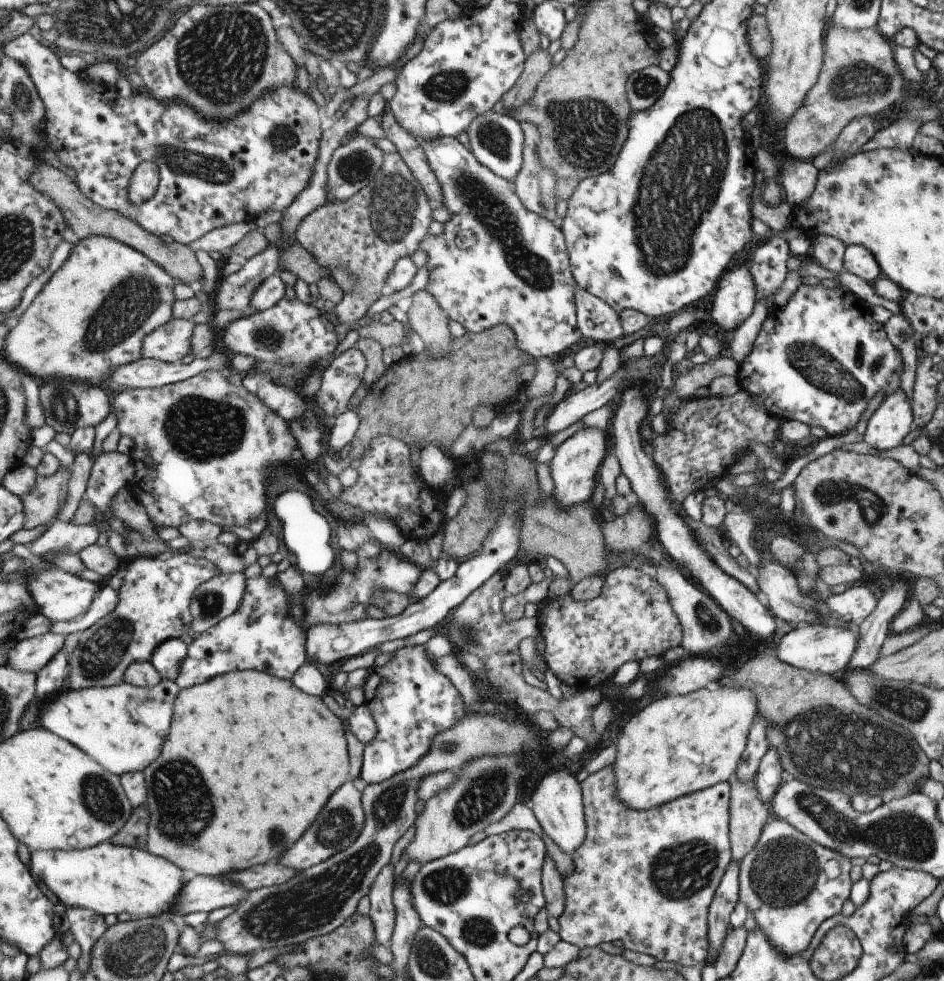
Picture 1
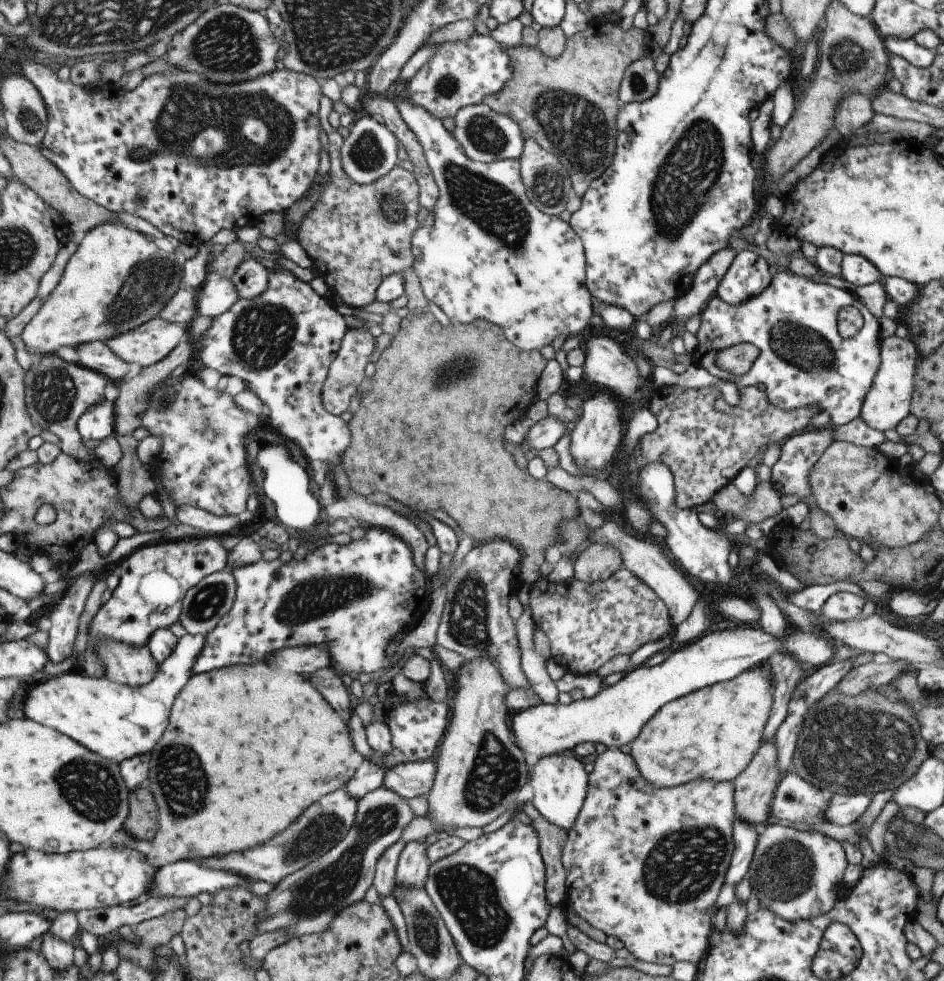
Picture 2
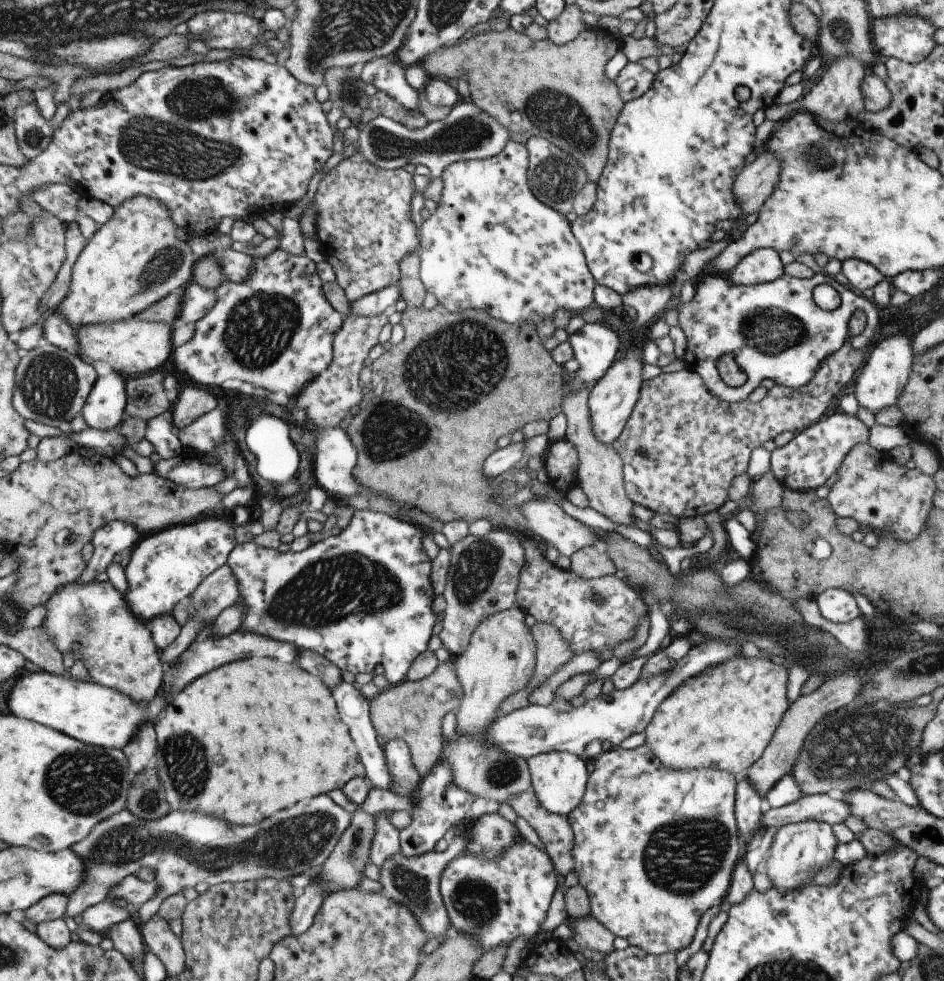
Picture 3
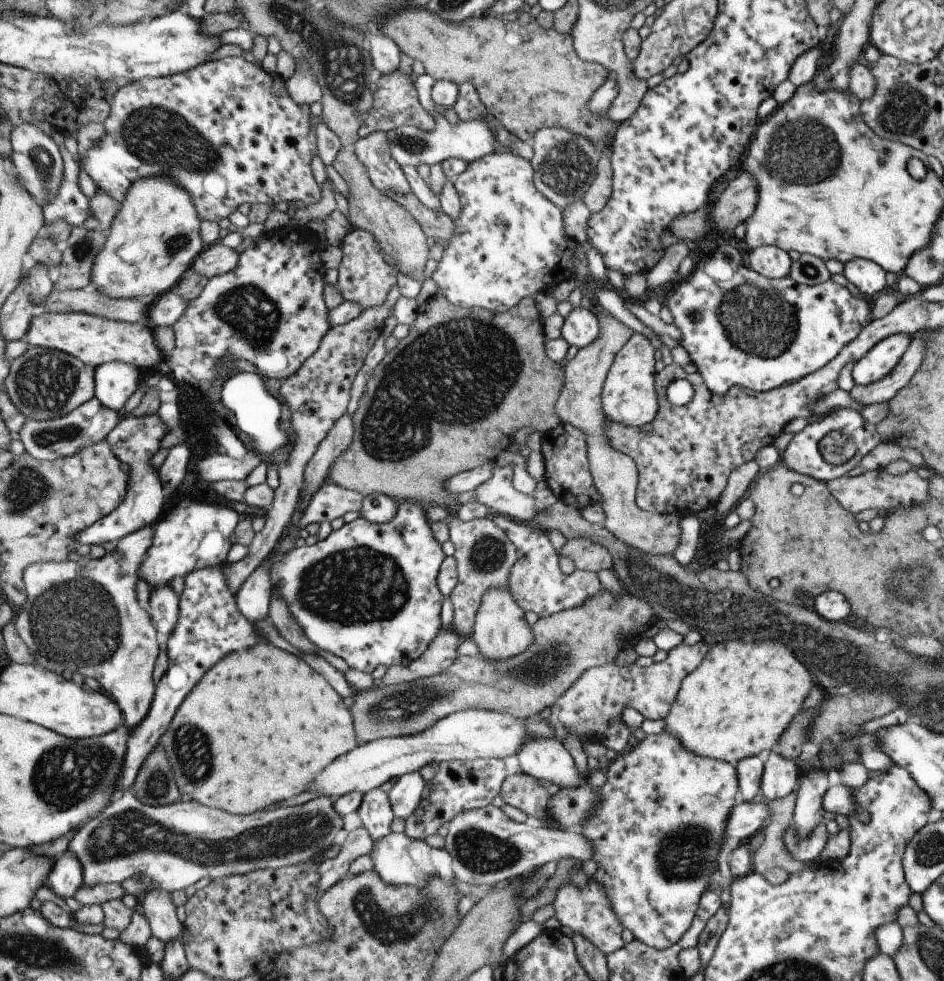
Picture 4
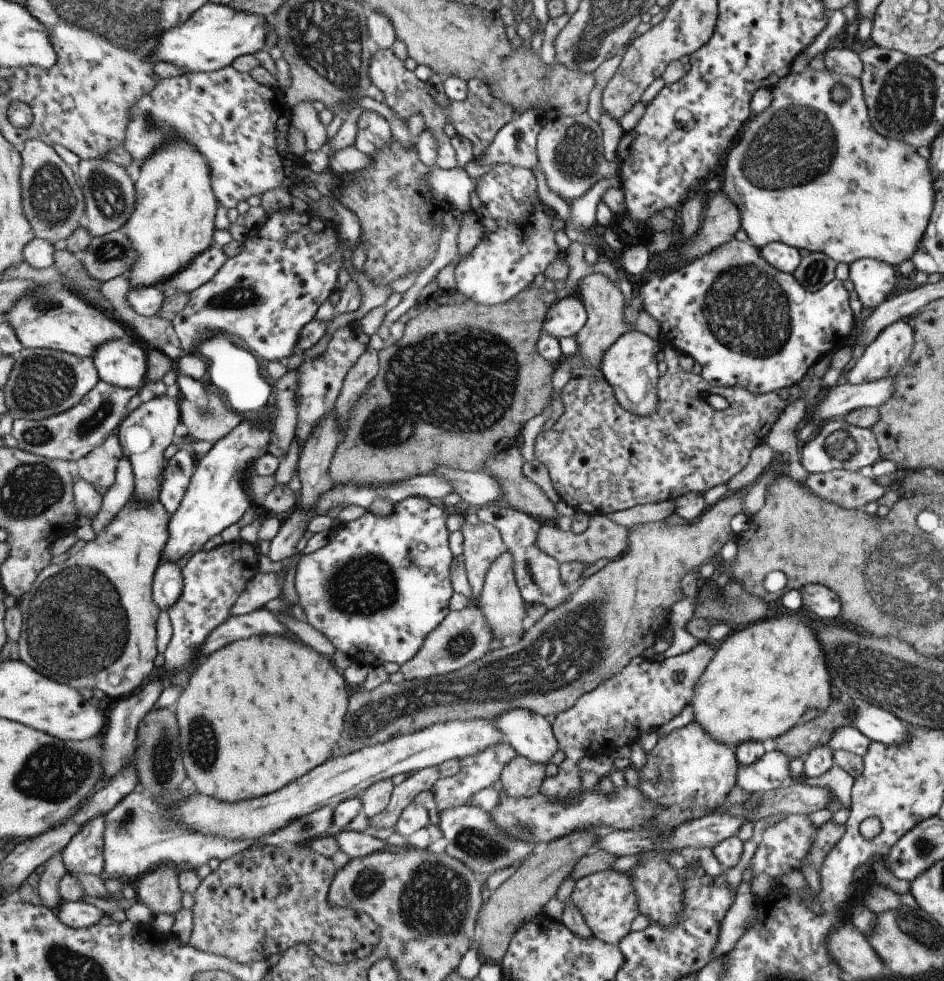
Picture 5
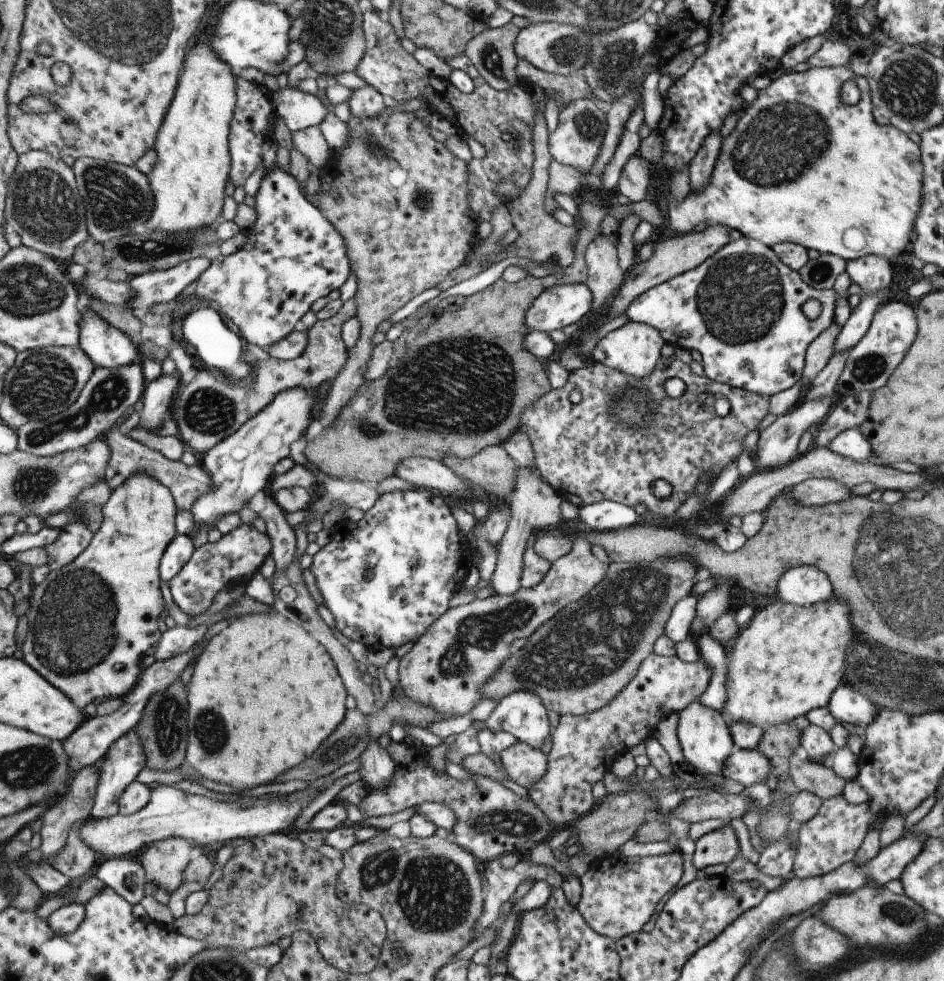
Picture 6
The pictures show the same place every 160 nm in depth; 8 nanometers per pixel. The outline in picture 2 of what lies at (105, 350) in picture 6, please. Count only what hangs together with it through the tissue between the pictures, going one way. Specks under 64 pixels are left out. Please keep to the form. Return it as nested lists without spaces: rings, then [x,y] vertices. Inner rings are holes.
[[[105,400],[90,408],[78,420],[78,429],[84,440],[104,440],[116,432],[116,401]]]

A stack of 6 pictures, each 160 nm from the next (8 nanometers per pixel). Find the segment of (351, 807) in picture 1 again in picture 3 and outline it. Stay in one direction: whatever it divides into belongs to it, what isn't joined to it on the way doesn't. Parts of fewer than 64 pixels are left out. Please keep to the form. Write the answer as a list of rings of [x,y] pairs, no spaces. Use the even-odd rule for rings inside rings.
[[[331,796],[307,800],[291,810],[281,810],[275,818],[255,826],[235,826],[223,818],[172,810],[160,819],[142,819],[125,808],[99,822],[97,828],[72,846],[86,862],[86,877],[70,896],[67,916],[83,914],[94,904],[109,898],[113,887],[143,867],[155,871],[157,892],[137,907],[138,924],[143,926],[170,896],[201,882],[209,887],[266,878],[290,879],[322,868],[334,852],[343,833],[350,828],[353,814],[341,808]]]

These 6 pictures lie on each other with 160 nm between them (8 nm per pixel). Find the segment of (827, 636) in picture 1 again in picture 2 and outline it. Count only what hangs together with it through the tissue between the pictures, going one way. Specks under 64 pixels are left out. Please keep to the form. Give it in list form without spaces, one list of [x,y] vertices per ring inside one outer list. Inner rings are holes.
[[[734,627],[731,630],[722,630],[701,634],[695,640],[691,639],[681,648],[671,653],[661,663],[648,666],[635,666],[624,674],[624,676],[613,685],[603,687],[598,693],[591,698],[585,698],[578,701],[572,701],[569,704],[547,704],[539,703],[537,706],[526,708],[525,710],[516,711],[511,718],[511,736],[513,735],[513,744],[521,750],[525,762],[527,764],[546,757],[556,755],[565,751],[572,751],[574,746],[579,742],[601,742],[603,746],[619,748],[623,744],[630,742],[639,734],[643,725],[655,714],[661,706],[671,702],[676,698],[685,696],[690,692],[699,690],[700,688],[732,679],[741,671],[758,666],[758,664],[766,665],[768,656],[776,653],[791,653],[792,657],[797,657],[803,661],[805,666],[809,666],[811,670],[823,666],[825,661],[831,663],[833,659],[831,646],[827,644],[825,638],[816,634],[805,633],[801,628],[800,632],[786,632],[786,637],[782,641],[777,641],[771,635],[763,630],[755,630],[753,628]]]

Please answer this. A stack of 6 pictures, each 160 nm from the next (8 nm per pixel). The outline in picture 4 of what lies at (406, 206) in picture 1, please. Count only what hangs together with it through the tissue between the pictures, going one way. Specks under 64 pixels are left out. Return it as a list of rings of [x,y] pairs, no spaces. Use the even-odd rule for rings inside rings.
[[[376,130],[366,137],[360,137],[356,144],[358,159],[367,166],[373,184],[380,191],[393,188],[399,194],[409,190],[405,176],[398,162],[391,156],[387,131]],[[354,228],[343,239],[343,259],[337,268],[339,270],[338,290],[345,301],[360,304],[363,309],[380,307],[387,300],[387,292],[395,284],[394,270],[383,260],[376,238],[365,229]]]

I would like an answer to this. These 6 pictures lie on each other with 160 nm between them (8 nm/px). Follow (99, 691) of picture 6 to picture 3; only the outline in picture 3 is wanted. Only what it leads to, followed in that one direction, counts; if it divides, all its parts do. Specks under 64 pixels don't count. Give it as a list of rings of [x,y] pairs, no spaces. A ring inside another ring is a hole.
[[[73,581],[72,583],[63,585],[62,589],[55,591],[53,598],[46,602],[46,619],[41,624],[41,627],[44,627],[46,634],[51,637],[51,640],[57,641],[59,650],[64,655],[66,653],[73,653],[76,660],[83,662],[93,682],[111,687],[116,691],[121,691],[124,695],[129,695],[136,703],[151,703],[156,697],[156,694],[160,692],[163,684],[163,677],[165,677],[167,669],[162,663],[161,649],[153,638],[153,633],[151,632],[149,624],[143,619],[140,619],[134,613],[134,610],[131,610],[128,600],[126,599],[126,594],[119,592],[111,582]],[[157,722],[143,725],[138,736],[131,740],[125,748],[131,770],[139,774],[151,767],[157,767],[158,732]]]

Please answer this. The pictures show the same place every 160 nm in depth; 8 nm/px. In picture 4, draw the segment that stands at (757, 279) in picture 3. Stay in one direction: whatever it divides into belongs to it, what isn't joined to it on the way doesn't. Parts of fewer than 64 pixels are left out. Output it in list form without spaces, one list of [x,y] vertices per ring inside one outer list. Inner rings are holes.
[[[761,245],[750,249],[745,259],[747,267],[770,279],[786,277],[791,263],[787,251],[777,248],[775,245]]]

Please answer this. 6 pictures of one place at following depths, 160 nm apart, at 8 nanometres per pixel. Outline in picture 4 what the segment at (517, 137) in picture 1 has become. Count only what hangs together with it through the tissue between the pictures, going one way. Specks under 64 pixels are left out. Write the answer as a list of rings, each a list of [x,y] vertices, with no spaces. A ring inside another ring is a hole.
[[[425,72],[414,77],[412,81],[419,102],[433,117],[434,128],[431,131],[422,131],[411,125],[401,125],[392,131],[387,131],[387,140],[390,143],[388,149],[399,166],[405,166],[406,164],[407,166],[416,166],[421,162],[430,165],[435,162],[443,162],[448,158],[464,160],[469,163],[492,152],[495,134],[482,121],[460,120],[457,126],[451,126],[444,116],[438,115],[433,109],[433,102],[430,100],[430,89],[435,81]]]

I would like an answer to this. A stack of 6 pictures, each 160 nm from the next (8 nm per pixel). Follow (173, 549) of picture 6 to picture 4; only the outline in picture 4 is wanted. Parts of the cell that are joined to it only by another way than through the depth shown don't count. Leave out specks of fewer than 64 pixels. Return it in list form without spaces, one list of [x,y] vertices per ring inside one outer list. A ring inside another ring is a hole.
[[[171,585],[151,589],[149,596],[150,615],[158,632],[170,636],[180,617],[180,598]]]

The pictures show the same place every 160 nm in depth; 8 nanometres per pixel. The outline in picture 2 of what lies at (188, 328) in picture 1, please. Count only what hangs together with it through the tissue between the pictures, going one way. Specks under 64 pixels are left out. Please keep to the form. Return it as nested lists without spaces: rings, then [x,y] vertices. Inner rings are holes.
[[[155,317],[138,329],[114,336],[104,343],[127,364],[144,369],[169,357],[183,340],[189,338],[188,334],[187,325],[177,326]]]

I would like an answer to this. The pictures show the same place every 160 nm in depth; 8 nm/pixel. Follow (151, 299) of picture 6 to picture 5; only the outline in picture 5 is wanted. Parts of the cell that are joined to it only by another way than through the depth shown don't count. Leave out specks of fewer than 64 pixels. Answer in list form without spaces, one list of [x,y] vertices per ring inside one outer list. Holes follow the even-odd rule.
[[[209,248],[195,257],[189,265],[174,277],[167,279],[159,287],[173,288],[176,292],[191,293],[209,282],[227,262],[227,254],[219,248]]]

